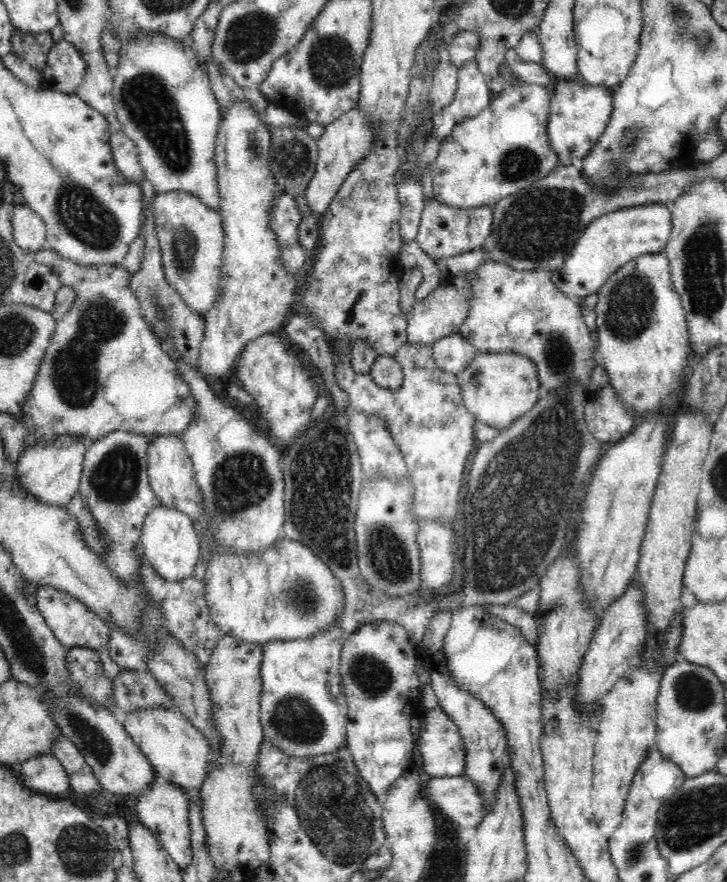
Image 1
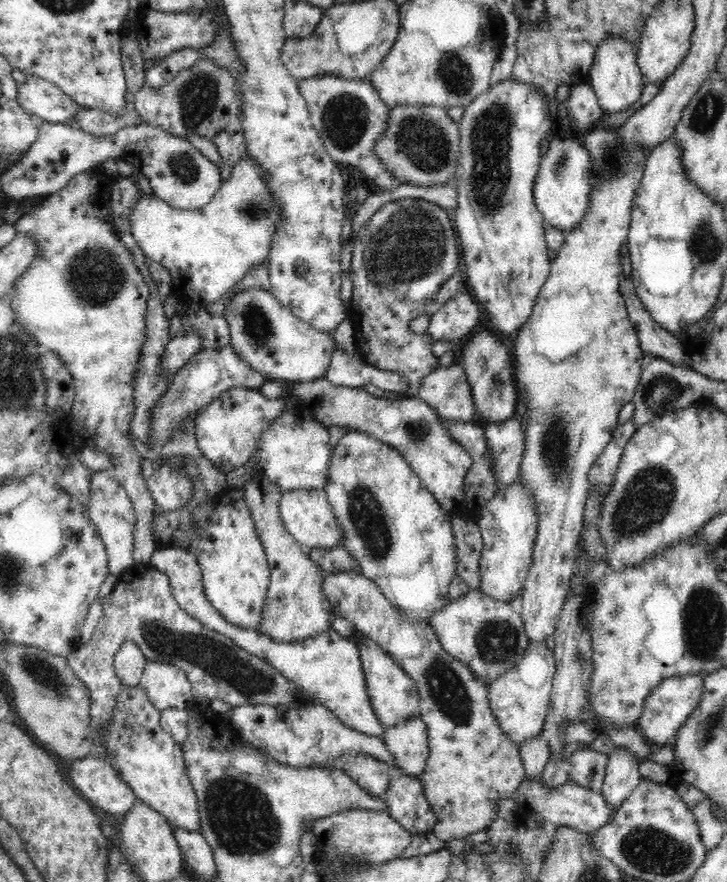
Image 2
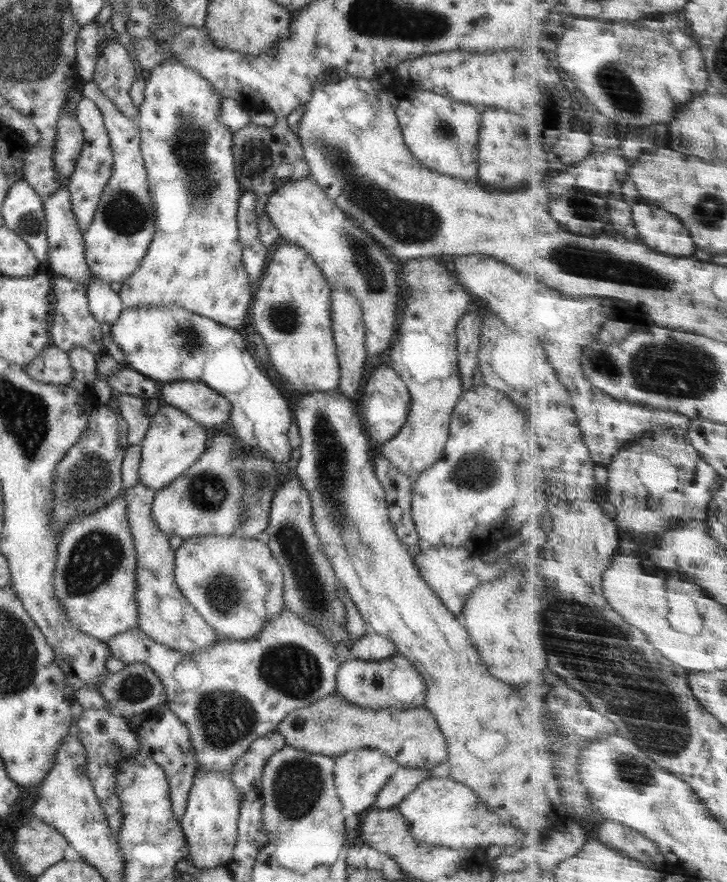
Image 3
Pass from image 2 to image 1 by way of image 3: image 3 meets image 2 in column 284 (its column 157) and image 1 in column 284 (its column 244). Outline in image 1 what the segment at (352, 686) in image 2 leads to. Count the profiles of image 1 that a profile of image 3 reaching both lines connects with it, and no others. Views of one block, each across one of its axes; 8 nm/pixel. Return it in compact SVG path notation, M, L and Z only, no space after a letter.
M335 625L306 638L262 644L263 735L290 756L318 756L345 746L348 707L339 671L344 637L342 629Z

